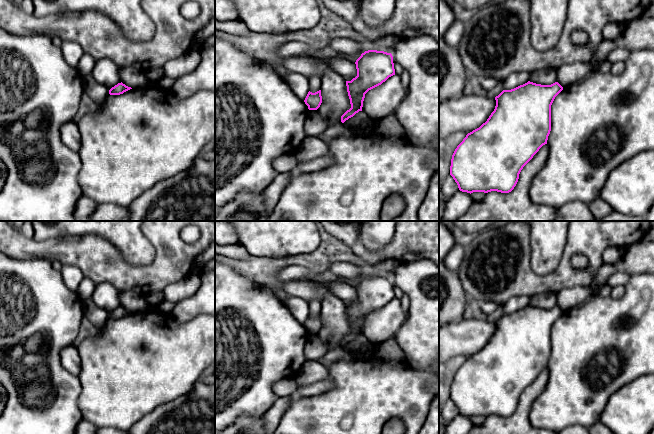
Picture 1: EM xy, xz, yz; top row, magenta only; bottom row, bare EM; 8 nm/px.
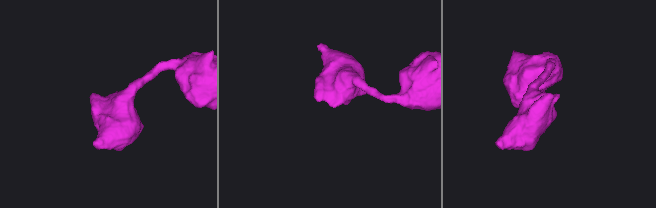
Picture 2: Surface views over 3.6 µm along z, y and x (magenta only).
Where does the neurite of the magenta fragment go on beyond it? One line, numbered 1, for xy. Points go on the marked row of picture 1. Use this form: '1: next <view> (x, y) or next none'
1: next none

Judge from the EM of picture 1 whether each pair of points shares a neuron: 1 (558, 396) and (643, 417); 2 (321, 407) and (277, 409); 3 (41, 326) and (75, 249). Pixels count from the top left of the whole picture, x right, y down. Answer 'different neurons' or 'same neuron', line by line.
1: different neurons
2: different neurons
3: different neurons

